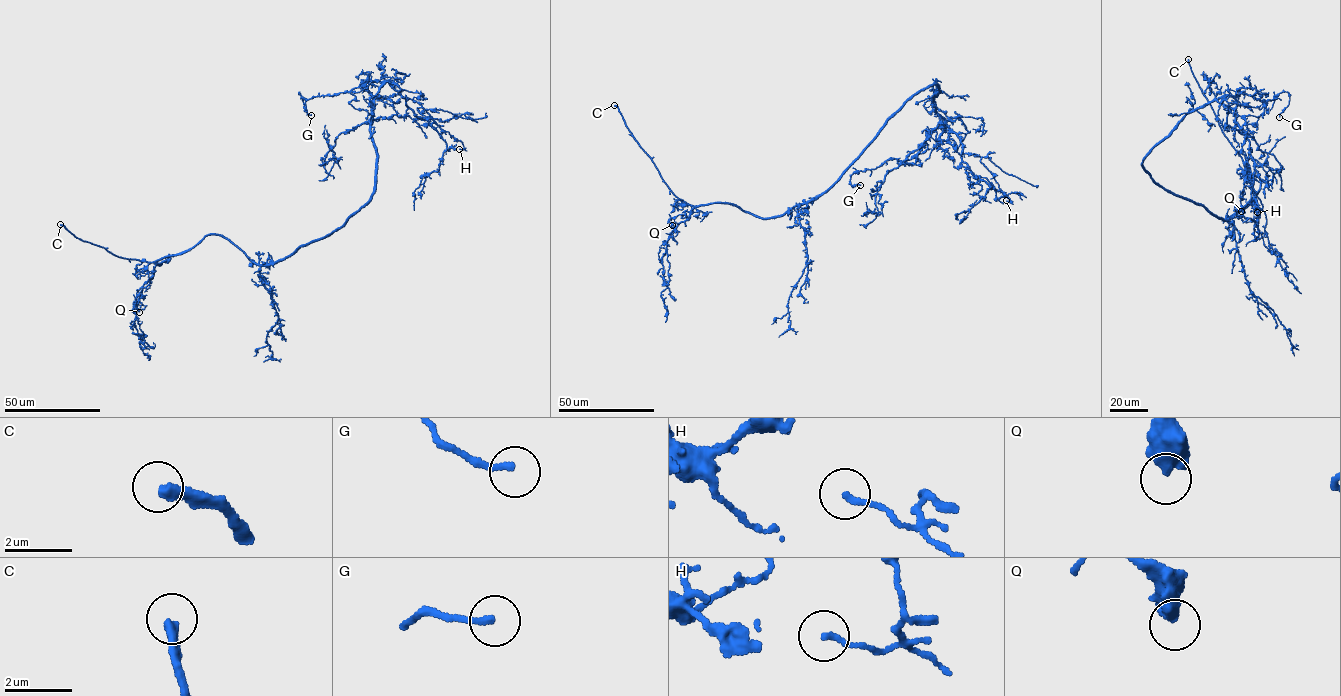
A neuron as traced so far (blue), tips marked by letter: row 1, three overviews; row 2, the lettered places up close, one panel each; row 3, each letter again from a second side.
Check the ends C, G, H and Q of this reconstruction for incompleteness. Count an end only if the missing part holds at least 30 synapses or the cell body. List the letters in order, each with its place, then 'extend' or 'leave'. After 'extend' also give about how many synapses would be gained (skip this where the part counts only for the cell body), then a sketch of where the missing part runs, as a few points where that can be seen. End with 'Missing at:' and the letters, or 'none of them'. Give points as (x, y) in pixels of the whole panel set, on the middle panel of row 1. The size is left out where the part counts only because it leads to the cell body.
C: place (614, 105); extend; course (614, 105), (580, 81)
G: place (860, 185); leave
H: place (1006, 200); leave
Q: place (672, 225); leave
Missing at: C

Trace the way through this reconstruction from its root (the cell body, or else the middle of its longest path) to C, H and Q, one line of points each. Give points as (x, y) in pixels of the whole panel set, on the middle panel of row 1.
C: (880, 130), (826, 191), (786, 213), (762, 218), (728, 204), (695, 206), (678, 199), (614, 105)
H: (880, 130), (907, 100), (937, 84), (935, 113), (959, 137), (963, 153), (980, 156), (1011, 200), (1006, 200)
Q: (880, 130), (826, 191), (786, 213), (762, 218), (711, 203), (670, 219), (672, 225)

